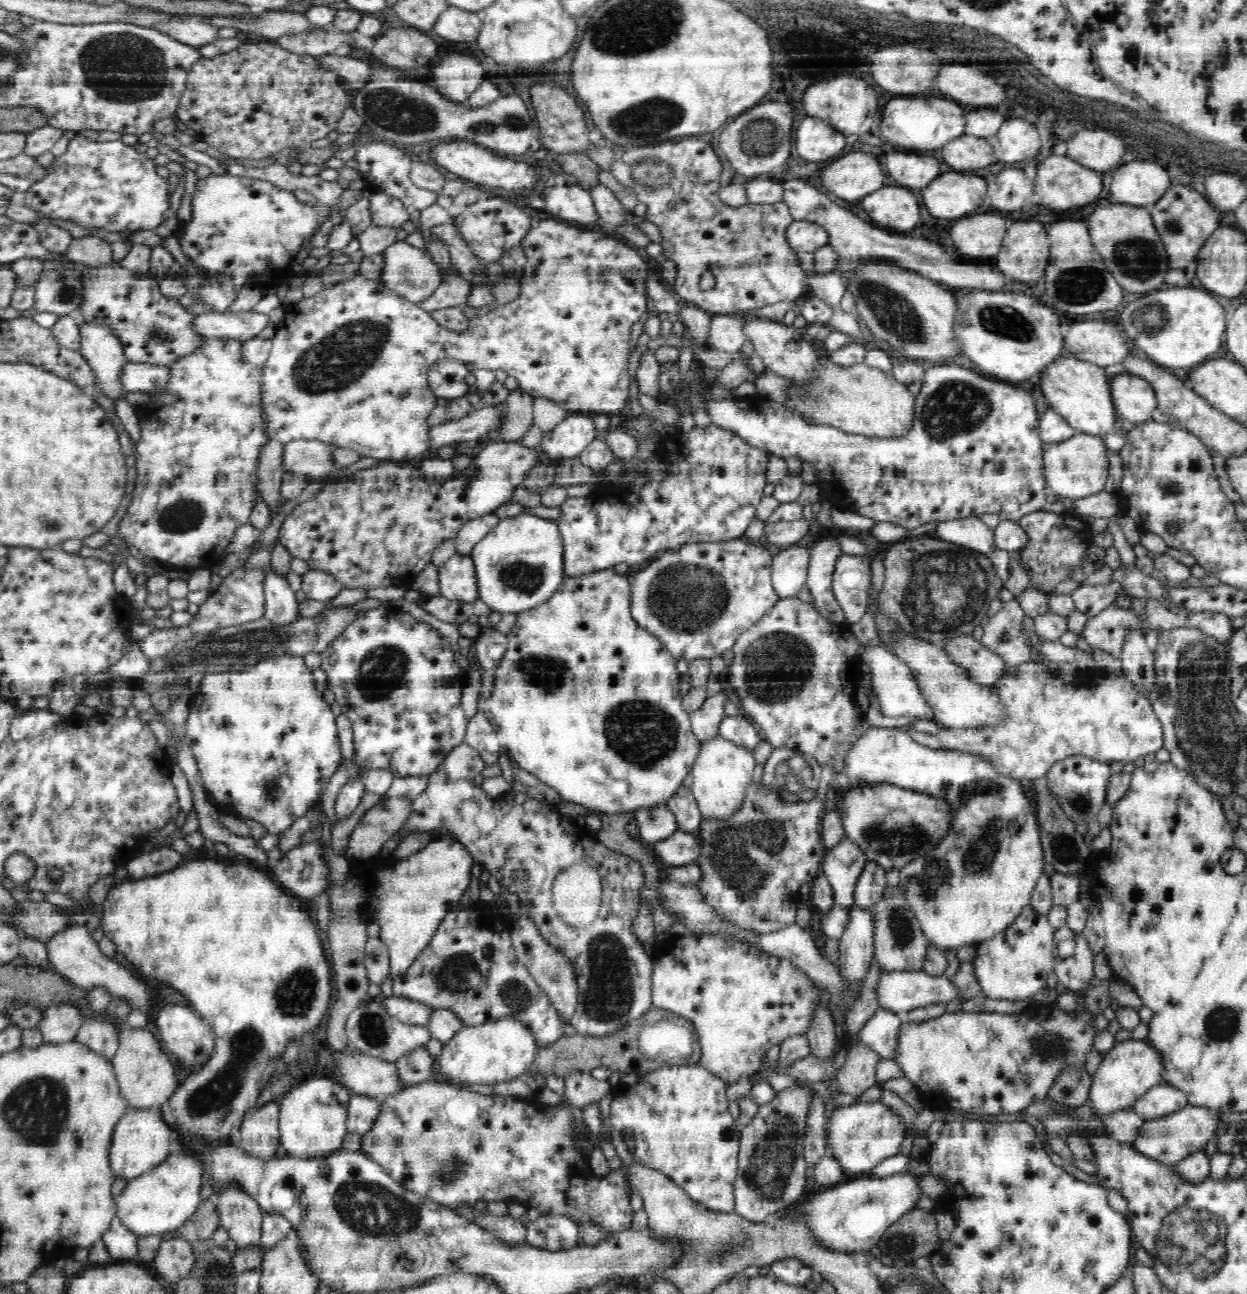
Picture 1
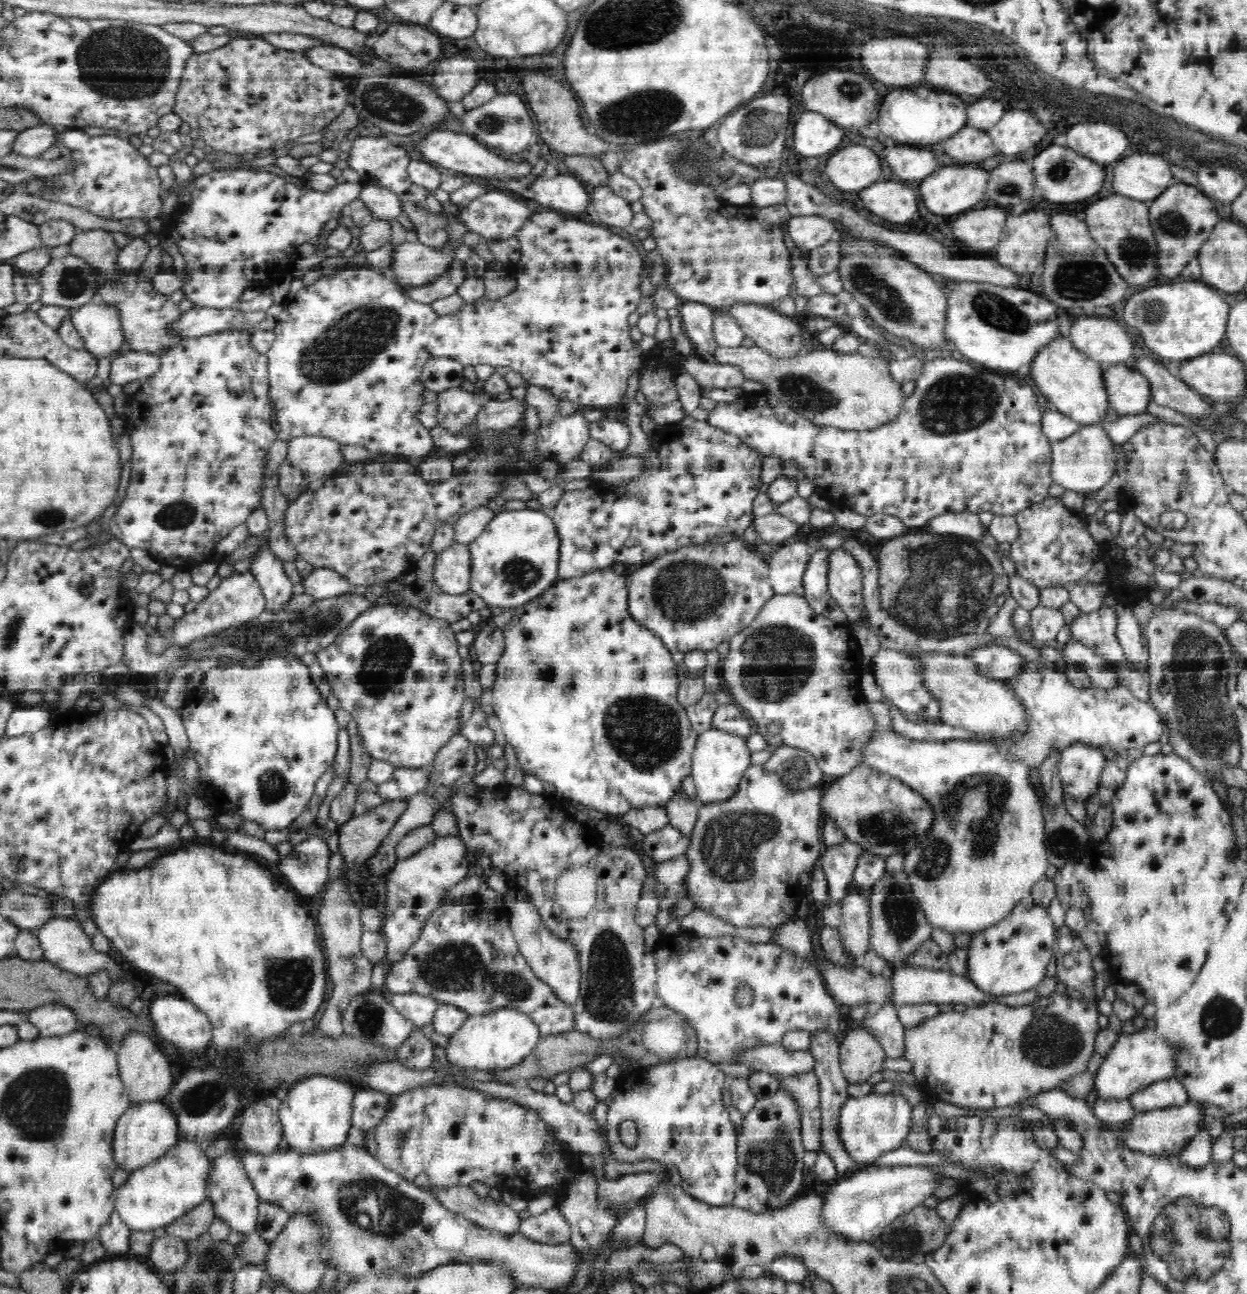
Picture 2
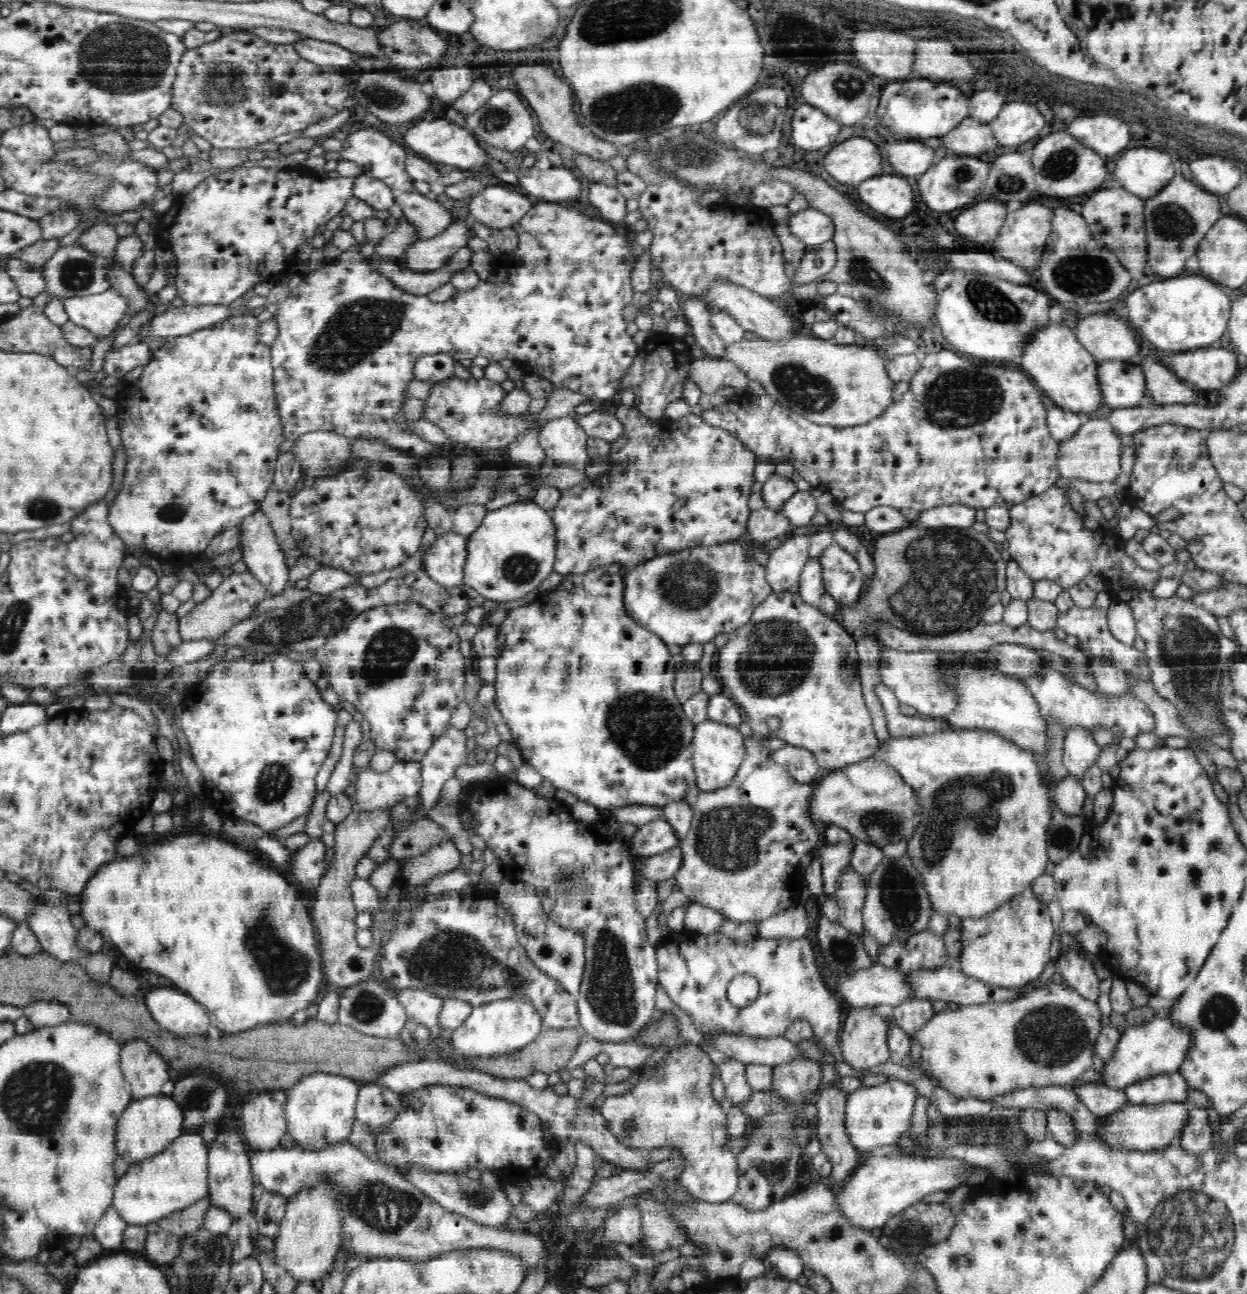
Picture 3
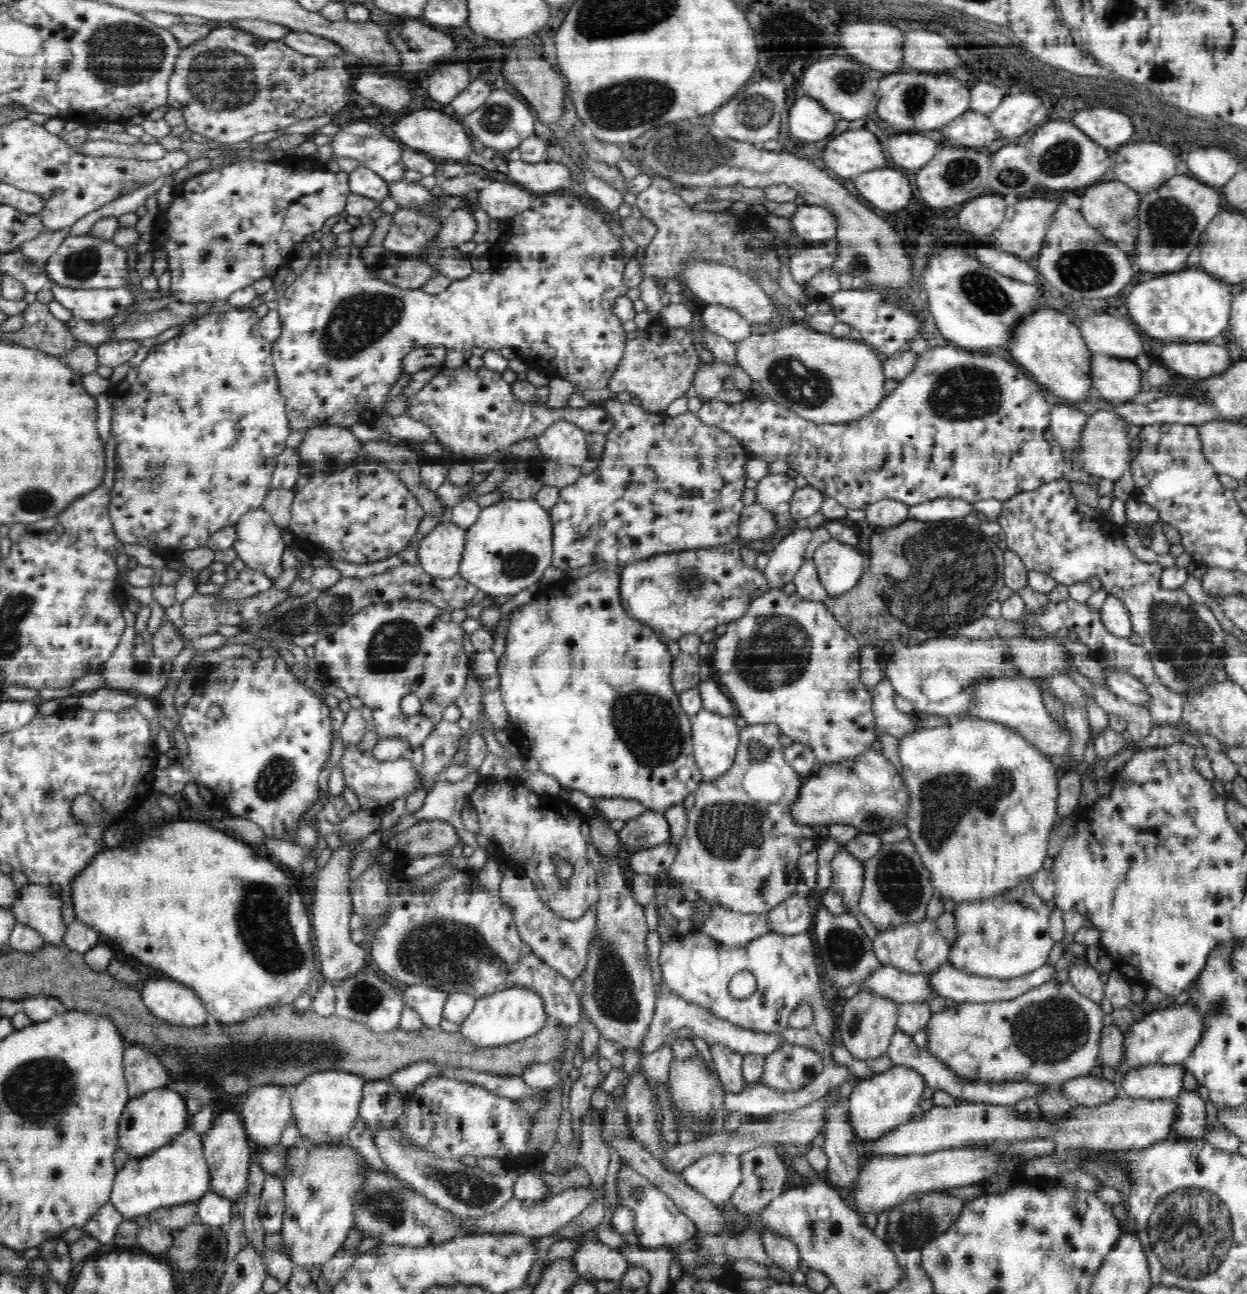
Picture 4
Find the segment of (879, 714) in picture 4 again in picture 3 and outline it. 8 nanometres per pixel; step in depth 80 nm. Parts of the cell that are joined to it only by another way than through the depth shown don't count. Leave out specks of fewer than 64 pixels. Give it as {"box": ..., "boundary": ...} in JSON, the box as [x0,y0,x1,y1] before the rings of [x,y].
{"box":[874,684,957,737],"boundary":[[[880,684],[874,690],[880,699],[890,736],[922,737],[936,733],[954,733],[957,730],[952,724],[938,719],[906,716],[899,709],[900,702],[888,688]]]}

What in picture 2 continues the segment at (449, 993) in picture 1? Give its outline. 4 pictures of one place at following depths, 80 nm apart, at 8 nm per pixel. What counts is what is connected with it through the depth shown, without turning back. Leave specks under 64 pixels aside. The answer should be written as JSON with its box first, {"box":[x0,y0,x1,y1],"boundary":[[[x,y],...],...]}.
{"box":[386,899,575,1037],"boundary":[[[460,899],[439,907],[440,914],[427,918],[428,926],[423,926],[420,942],[407,950],[404,962],[389,966],[386,995],[420,994],[452,1004],[472,1017],[512,1007],[532,1018],[541,1037],[575,1030],[573,1005],[560,1001],[548,983],[532,972],[518,949],[508,915],[496,916],[490,909],[483,909],[478,899]]]}

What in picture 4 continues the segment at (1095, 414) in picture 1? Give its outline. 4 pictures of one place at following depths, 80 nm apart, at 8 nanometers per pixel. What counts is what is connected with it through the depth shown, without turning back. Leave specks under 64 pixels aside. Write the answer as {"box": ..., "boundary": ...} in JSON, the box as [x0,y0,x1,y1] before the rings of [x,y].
{"box":[1011,307,1094,402],"boundary":[[[1038,307],[1031,315],[1020,319],[1014,327],[1011,361],[1030,372],[1032,378],[1068,402],[1084,402],[1094,390],[1091,377],[1091,356],[1077,321],[1057,309]]]}

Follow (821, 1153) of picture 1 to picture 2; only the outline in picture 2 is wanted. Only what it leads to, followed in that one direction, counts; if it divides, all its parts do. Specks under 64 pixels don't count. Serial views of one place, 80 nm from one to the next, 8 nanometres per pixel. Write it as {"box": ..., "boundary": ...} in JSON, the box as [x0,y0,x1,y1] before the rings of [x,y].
{"box":[779,1072,822,1153],"boundary":[[[814,1072],[786,1076],[779,1088],[792,1095],[800,1114],[801,1138],[804,1150],[820,1153],[822,1141],[822,1113],[820,1110],[819,1078]]]}

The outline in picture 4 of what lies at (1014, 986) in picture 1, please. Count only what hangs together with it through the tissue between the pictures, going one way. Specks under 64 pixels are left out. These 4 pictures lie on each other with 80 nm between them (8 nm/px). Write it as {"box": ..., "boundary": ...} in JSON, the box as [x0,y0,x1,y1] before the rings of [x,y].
{"box":[949,881,1054,980],"boundary":[[[1029,881],[1017,884],[1001,895],[993,896],[988,900],[960,901],[953,912],[956,922],[956,939],[950,947],[949,964],[966,974],[977,977],[1012,980],[1027,976],[1048,962],[1048,954],[1054,946],[1048,933],[1050,913],[1046,901],[1034,892]]]}

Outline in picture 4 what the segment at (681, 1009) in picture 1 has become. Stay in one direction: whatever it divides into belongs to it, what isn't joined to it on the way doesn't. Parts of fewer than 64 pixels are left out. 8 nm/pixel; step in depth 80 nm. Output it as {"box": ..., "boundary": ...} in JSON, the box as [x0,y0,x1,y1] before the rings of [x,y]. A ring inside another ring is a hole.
{"box":[659,930,876,1081],"boundary":[[[696,930],[682,940],[672,940],[662,945],[659,954],[659,966],[664,984],[672,993],[680,995],[688,1004],[700,1005],[708,1009],[714,1017],[732,1022],[742,1029],[750,1029],[761,1033],[778,1033],[788,1026],[791,1012],[800,1004],[808,1003],[814,1011],[817,1032],[830,1046],[833,1060],[854,1074],[857,1081],[868,1080],[876,1074],[867,1062],[860,1062],[852,1057],[844,1045],[833,1045],[832,1027],[834,1013],[826,1007],[820,991],[821,964],[819,963],[816,944],[812,942],[810,933],[784,935],[770,931],[755,938],[746,946],[719,946],[711,935]],[[748,972],[754,975],[757,987],[747,997],[736,999],[730,993],[728,984],[735,974]]]}

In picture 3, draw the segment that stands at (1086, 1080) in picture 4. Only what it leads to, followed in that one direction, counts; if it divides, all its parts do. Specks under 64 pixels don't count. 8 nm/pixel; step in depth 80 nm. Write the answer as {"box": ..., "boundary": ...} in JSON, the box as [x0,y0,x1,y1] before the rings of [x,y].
{"box":[1073,1082,1129,1119],"boundary":[[[1102,1082],[1078,1084],[1078,1086],[1074,1086],[1073,1090],[1082,1104],[1086,1105],[1087,1109],[1100,1119],[1112,1116],[1112,1113],[1124,1108],[1129,1103],[1126,1093],[1108,1089],[1102,1085]]]}

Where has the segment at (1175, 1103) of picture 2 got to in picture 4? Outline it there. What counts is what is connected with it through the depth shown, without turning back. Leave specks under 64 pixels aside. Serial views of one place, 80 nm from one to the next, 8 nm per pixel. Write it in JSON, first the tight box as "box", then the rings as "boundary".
{"box":[1122,1066,1184,1100],"boundary":[[[1144,1066],[1142,1070],[1132,1070],[1124,1080],[1122,1088],[1124,1094],[1133,1100],[1160,1100],[1176,1099],[1184,1092],[1183,1078],[1184,1068],[1178,1066]]]}

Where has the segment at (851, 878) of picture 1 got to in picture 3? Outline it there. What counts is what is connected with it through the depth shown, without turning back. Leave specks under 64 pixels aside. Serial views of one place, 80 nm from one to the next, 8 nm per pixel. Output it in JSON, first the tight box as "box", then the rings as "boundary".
{"box":[818,843,853,895],"boundary":[[[853,843],[826,844],[825,850],[818,856],[823,876],[823,891],[832,895],[837,887],[840,873],[850,866]]]}

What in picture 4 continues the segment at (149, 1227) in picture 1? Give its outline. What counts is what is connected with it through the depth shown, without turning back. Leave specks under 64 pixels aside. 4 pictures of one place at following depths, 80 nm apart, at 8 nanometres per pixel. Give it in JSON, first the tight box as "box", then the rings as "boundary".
{"box":[110,1116,210,1220],"boundary":[[[210,1116],[198,1122],[196,1128],[186,1128],[172,1142],[154,1150],[148,1156],[131,1157],[122,1168],[117,1170],[110,1194],[110,1203],[131,1220],[142,1214],[150,1214],[160,1209],[196,1203],[210,1190],[210,1167],[203,1155],[202,1136],[210,1130]]]}

